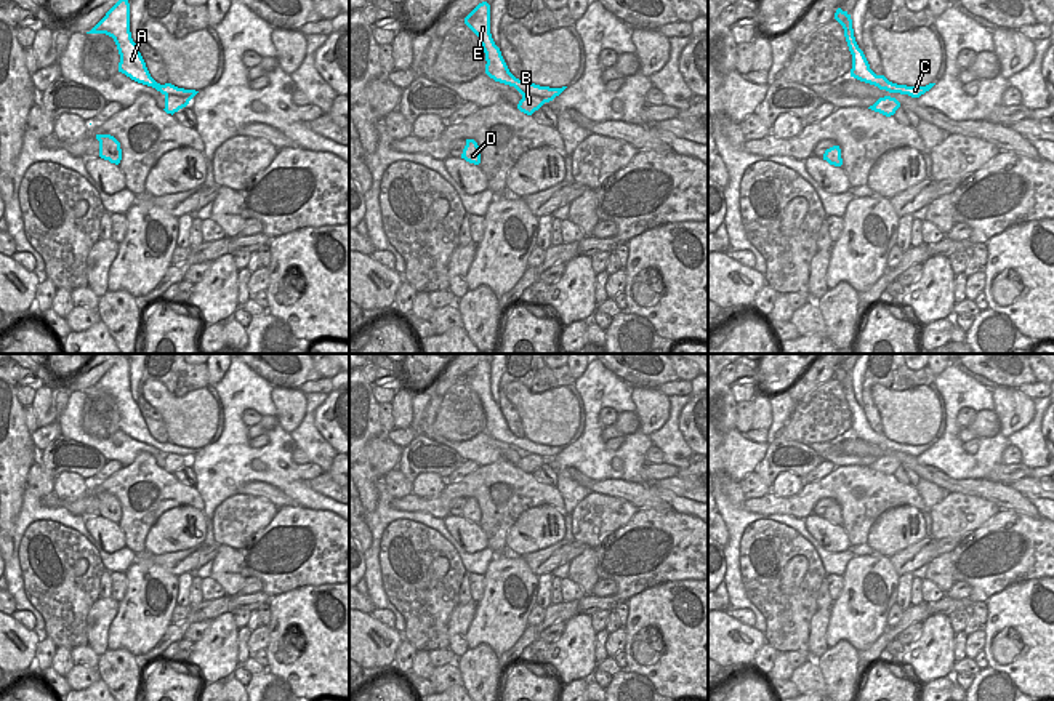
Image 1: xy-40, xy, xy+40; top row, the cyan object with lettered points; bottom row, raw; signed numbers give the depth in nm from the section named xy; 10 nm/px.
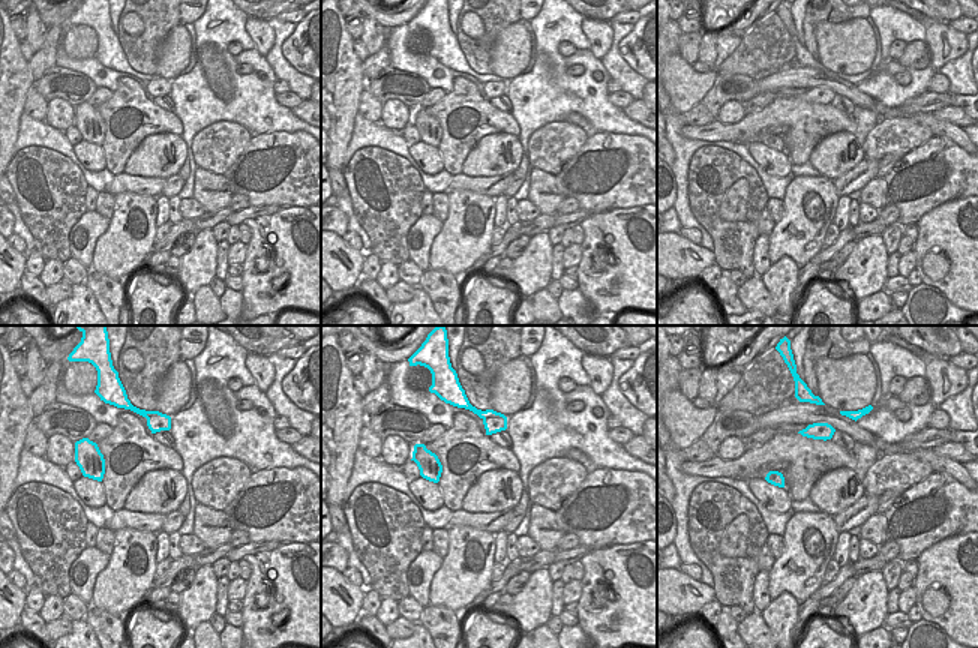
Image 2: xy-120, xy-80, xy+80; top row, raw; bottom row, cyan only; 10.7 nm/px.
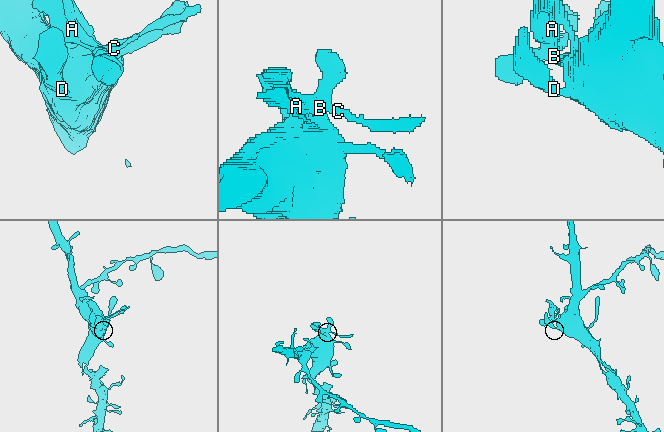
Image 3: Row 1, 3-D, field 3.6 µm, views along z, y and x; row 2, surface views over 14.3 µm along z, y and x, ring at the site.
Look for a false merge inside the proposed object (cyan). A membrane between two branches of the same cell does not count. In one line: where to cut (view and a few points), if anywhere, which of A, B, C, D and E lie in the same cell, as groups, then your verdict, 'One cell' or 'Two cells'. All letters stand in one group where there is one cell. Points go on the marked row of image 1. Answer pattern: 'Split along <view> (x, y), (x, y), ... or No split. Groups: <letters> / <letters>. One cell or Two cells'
No split. Groups: A B C D E. One cell.

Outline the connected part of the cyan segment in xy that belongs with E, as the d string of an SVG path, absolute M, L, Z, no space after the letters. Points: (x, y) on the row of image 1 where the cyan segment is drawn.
M487 2L479 3L466 18L465 24L479 37L482 50L485 53L485 74L495 82L514 86L522 99L517 104L517 109L527 115L532 115L545 102L553 101L559 96L567 86L549 88L530 83L529 80L516 78L503 56L500 48L495 45L490 34L490 5Z

